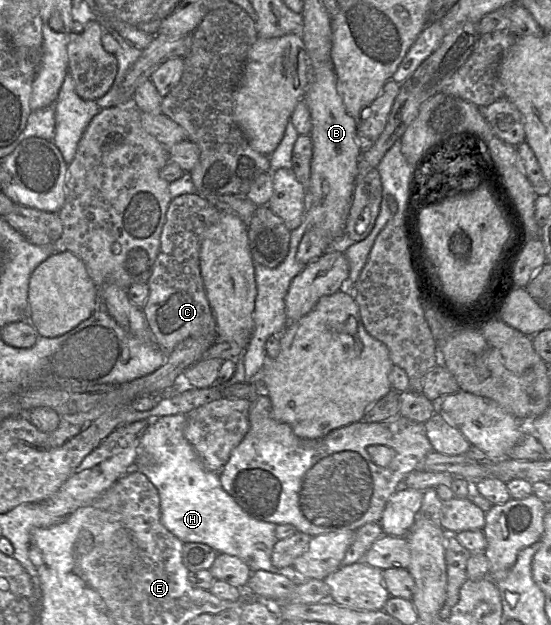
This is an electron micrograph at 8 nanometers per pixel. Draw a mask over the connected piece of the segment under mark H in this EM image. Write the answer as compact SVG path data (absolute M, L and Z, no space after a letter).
M185 414L149 417L151 424L144 430L140 440L141 453L137 456L138 472L146 475L159 492L161 521L183 543L204 543L218 553L236 556L243 560L252 572L265 570L282 574L291 580L300 577L293 567L279 569L271 562L271 553L278 539L276 524L256 520L246 514L222 487L219 472L207 469L193 446L184 437Z

